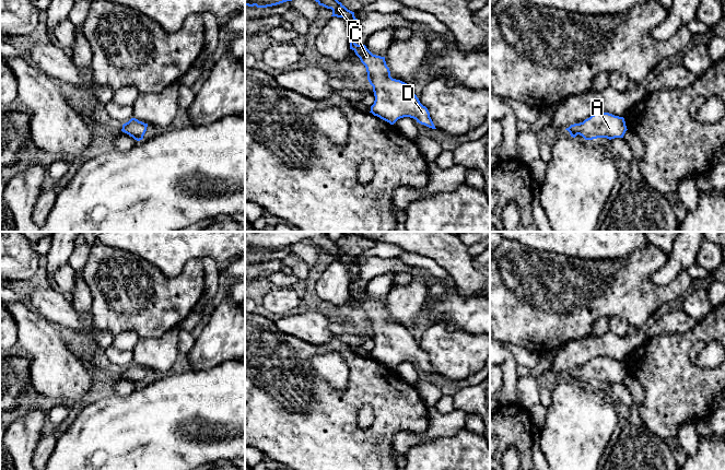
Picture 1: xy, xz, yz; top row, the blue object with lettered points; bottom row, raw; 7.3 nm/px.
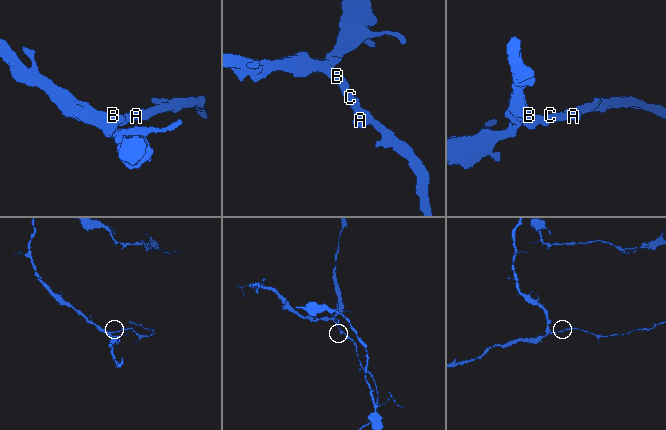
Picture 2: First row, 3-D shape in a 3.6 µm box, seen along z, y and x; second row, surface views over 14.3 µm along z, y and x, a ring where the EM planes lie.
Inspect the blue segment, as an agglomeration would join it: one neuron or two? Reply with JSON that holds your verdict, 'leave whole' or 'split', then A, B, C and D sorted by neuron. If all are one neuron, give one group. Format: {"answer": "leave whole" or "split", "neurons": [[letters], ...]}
{"answer": "leave whole", "neurons": [["A", "B", "C", "D"]]}

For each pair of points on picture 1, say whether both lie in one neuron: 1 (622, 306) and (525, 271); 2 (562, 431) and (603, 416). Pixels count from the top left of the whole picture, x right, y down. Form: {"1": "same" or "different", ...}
{"1": "same", "2": "same"}

